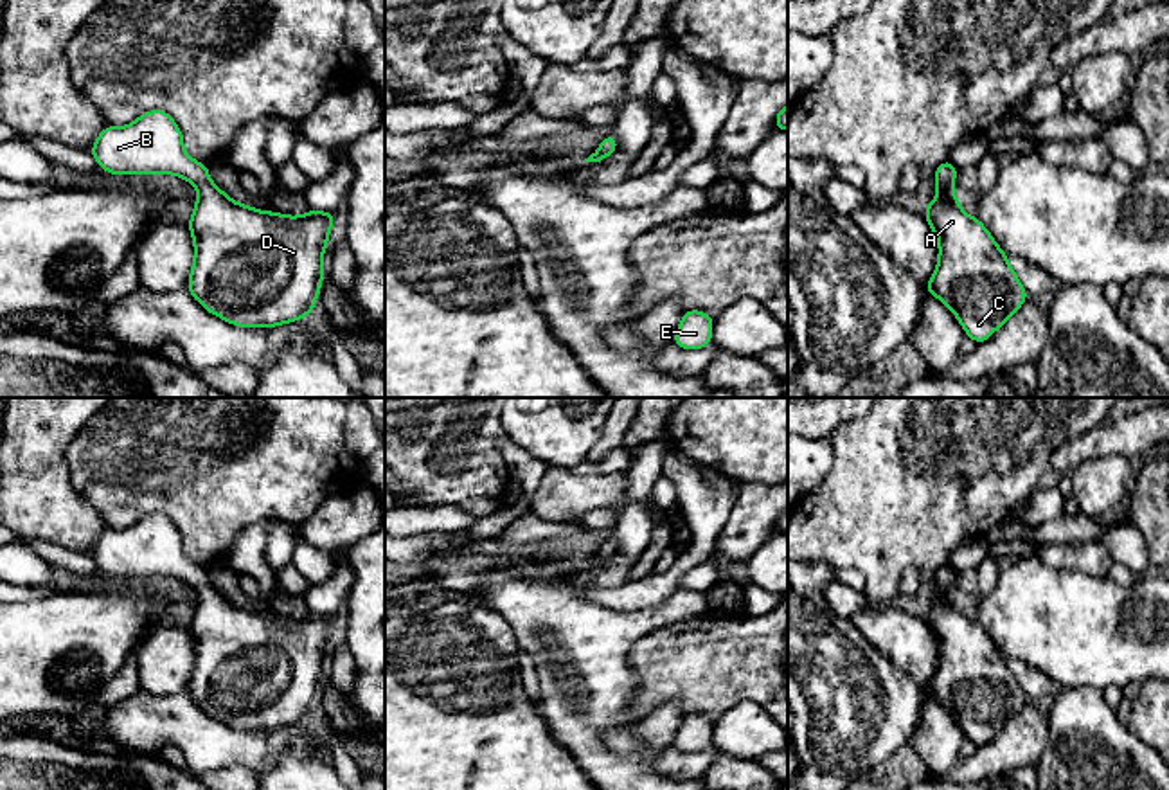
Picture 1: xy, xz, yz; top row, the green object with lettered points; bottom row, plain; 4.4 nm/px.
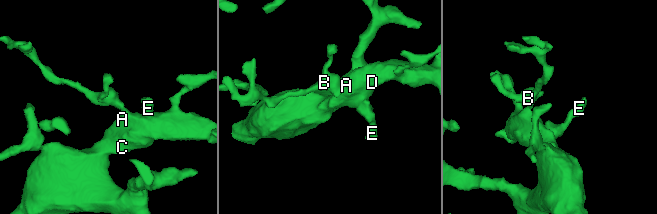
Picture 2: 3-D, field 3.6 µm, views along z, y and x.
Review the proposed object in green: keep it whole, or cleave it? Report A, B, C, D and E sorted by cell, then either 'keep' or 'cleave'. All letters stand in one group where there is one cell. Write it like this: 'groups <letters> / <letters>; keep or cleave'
groups A B C D E; keep

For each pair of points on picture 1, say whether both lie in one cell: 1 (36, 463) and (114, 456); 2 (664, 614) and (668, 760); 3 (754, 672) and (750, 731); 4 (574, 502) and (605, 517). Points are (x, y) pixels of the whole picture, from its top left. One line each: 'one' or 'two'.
1: two
2: two
3: two
4: two

